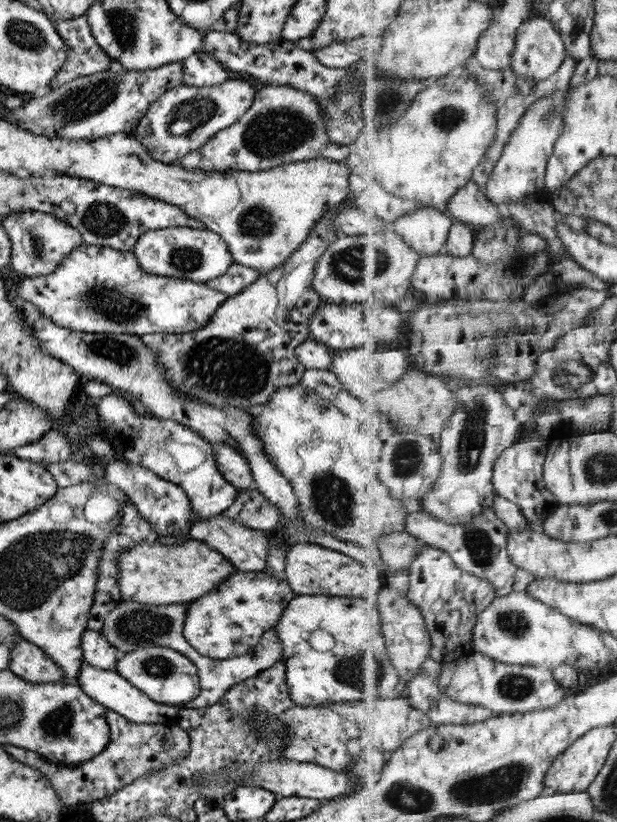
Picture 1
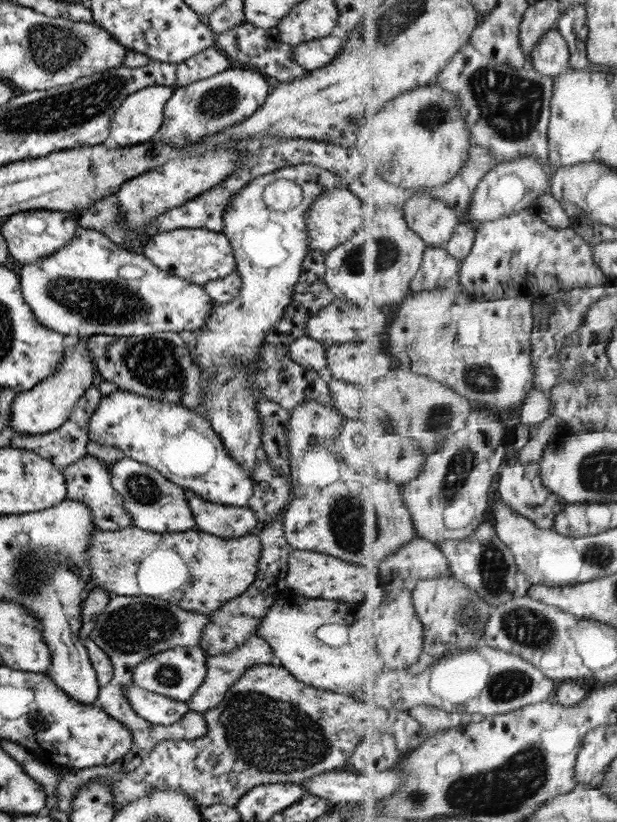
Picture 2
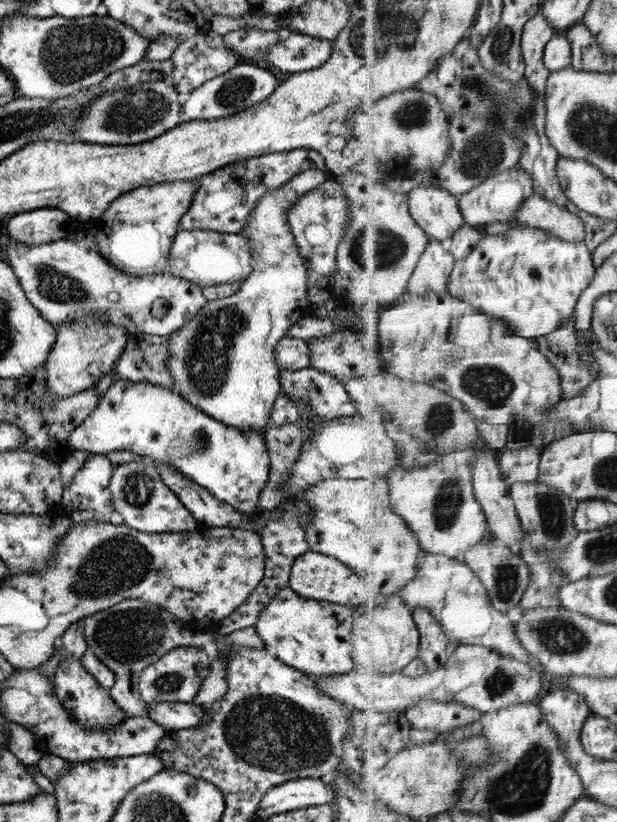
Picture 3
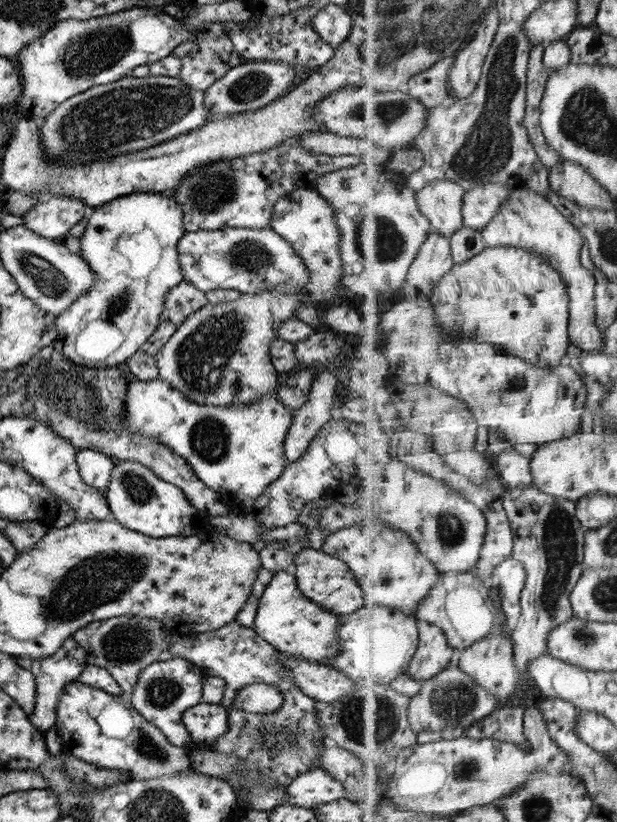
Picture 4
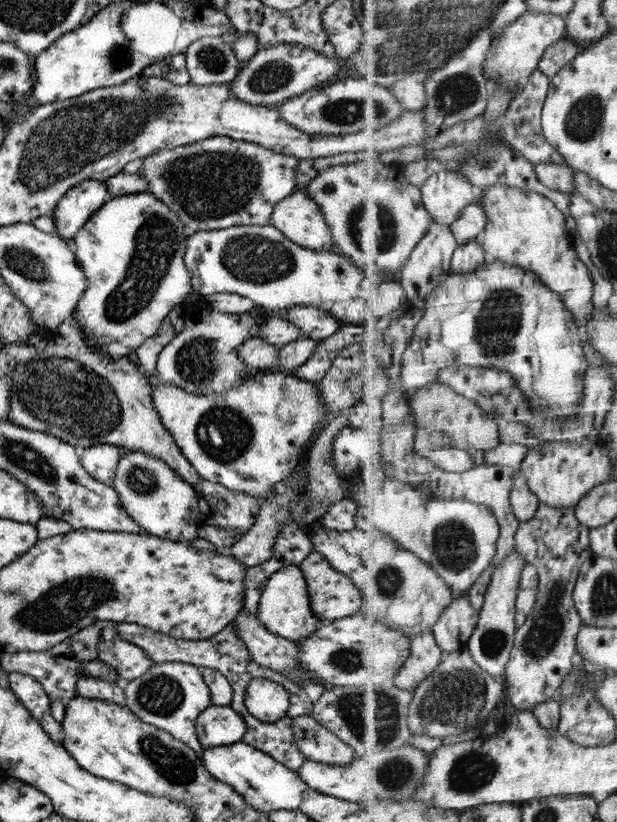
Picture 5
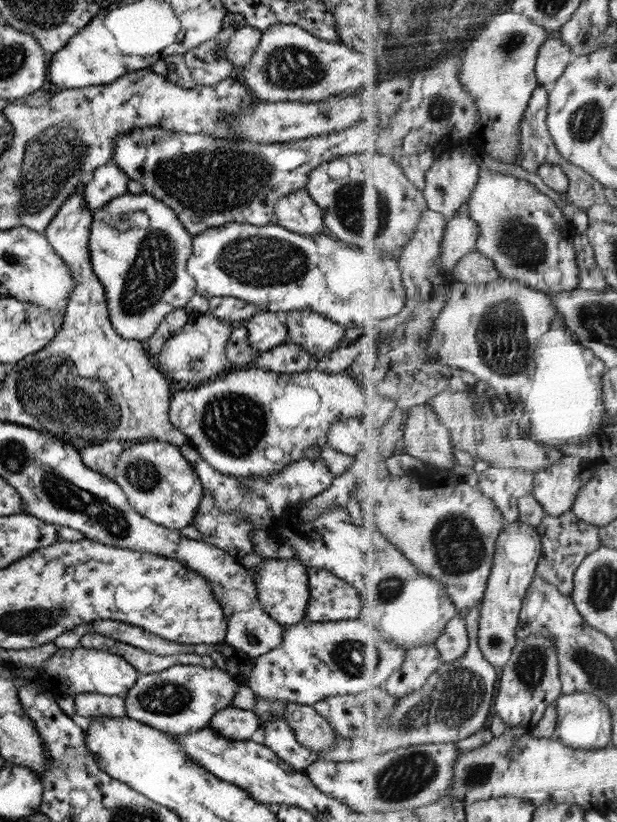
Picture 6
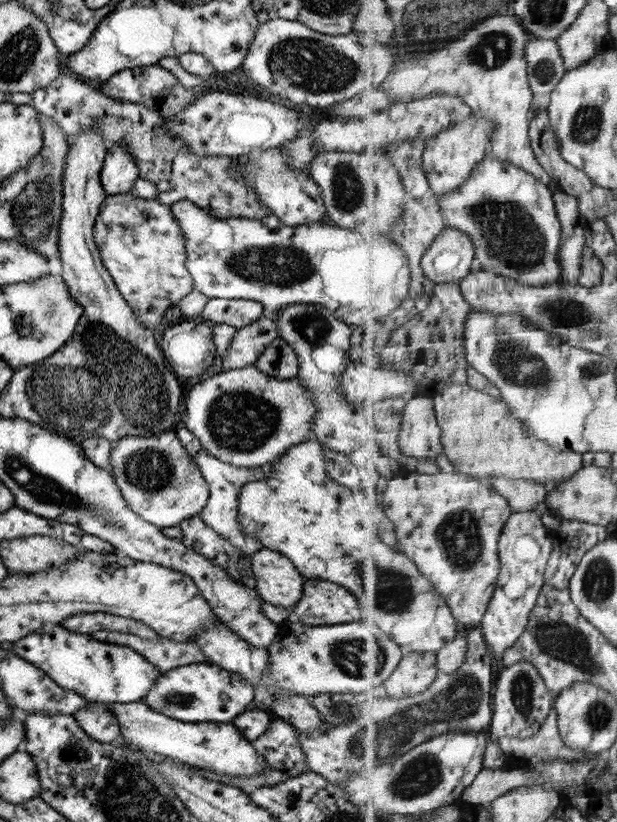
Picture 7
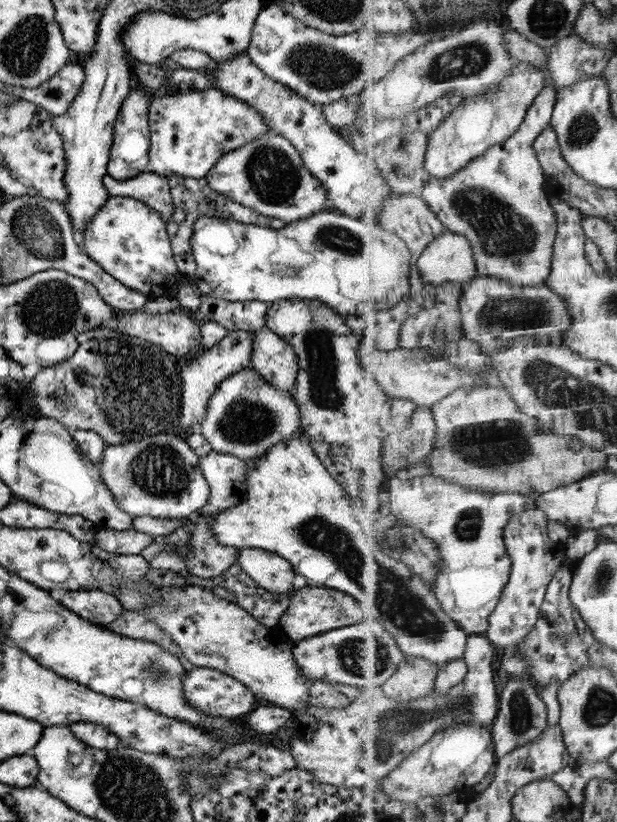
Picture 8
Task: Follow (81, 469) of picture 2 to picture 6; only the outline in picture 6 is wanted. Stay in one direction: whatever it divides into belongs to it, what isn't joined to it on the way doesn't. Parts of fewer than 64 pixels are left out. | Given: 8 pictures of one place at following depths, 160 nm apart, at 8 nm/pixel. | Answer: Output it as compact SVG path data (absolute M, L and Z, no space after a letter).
M111 440L81 449L78 454L87 468L112 478L117 458L122 452L119 441Z

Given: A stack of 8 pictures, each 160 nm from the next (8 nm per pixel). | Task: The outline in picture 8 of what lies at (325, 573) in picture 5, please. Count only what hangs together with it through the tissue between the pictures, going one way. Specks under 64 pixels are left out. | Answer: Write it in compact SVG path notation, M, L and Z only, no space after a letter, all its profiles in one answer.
M306 584L298 590L291 591L289 606L280 616L277 627L283 630L284 638L295 642L334 628L358 623L362 620L361 616L363 613L358 602L348 594L343 594L334 588Z

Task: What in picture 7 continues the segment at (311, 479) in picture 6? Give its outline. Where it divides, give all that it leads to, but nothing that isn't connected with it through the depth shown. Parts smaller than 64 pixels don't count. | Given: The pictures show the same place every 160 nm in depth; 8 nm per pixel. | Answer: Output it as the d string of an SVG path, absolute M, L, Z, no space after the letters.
M202 449L192 458L208 486L208 497L205 506L198 514L199 518L203 520L203 524L215 531L222 539L227 539L230 545L241 550L241 554L252 555L254 552L261 550L263 546L258 543L258 540L247 536L240 530L240 525L237 522L238 492L245 483L266 478L268 472L270 472L269 466L239 468L232 464L221 463L217 458L206 454Z

